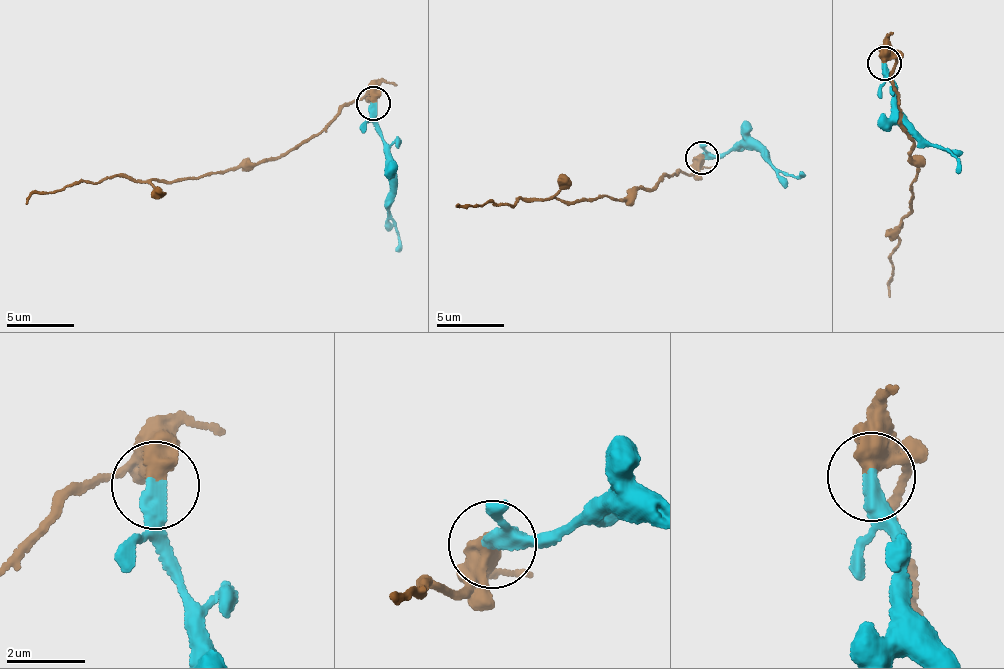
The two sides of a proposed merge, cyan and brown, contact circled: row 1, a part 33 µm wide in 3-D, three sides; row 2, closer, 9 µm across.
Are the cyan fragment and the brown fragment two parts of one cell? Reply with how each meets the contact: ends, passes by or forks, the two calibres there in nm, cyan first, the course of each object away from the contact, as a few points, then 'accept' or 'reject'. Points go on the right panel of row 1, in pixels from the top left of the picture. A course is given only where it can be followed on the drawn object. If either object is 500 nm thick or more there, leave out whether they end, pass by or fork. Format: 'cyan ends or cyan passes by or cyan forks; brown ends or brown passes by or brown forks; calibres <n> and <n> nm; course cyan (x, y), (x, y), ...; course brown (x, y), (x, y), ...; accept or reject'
calibres 440 and 650 nm; course cyan (885, 64), (894, 115), (924, 139), (950, 154), (958, 172); course brown (885, 61), (893, 60), (917, 172), (911, 212), (892, 232), (899, 245), (888, 254), (888, 298); reject

